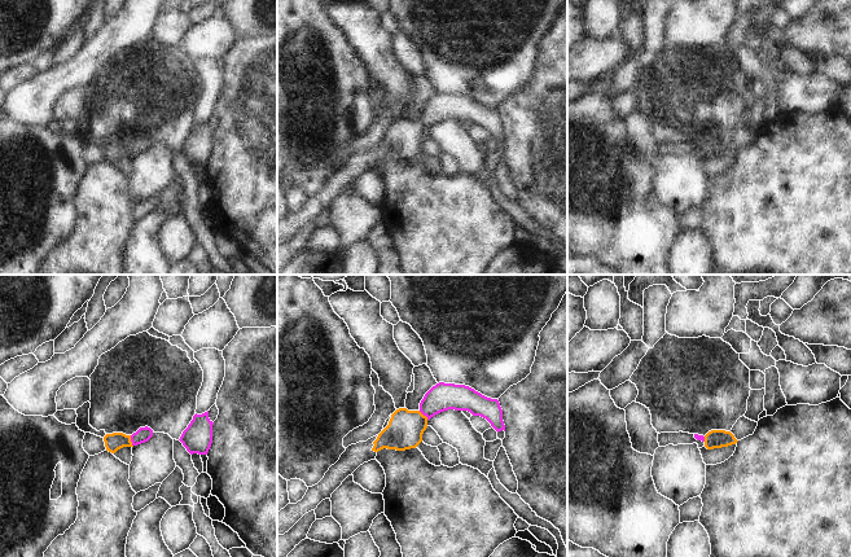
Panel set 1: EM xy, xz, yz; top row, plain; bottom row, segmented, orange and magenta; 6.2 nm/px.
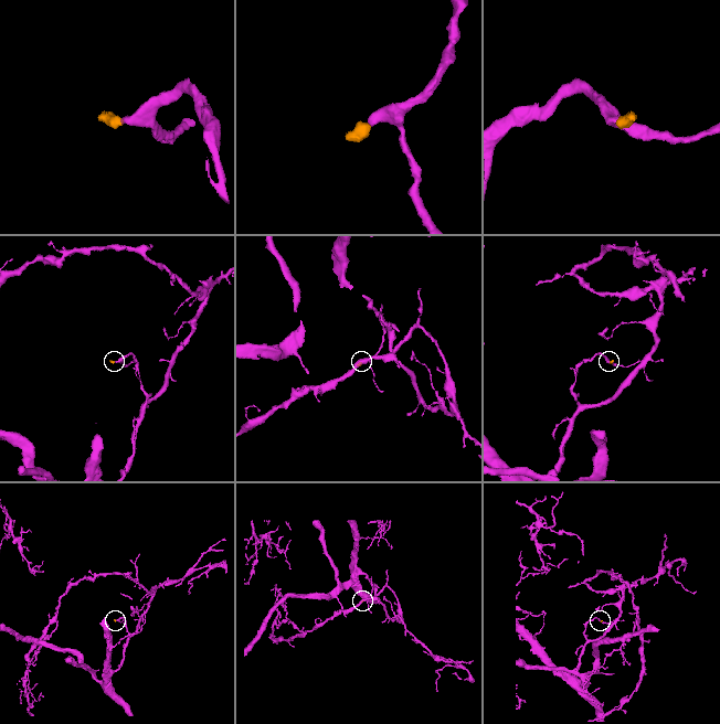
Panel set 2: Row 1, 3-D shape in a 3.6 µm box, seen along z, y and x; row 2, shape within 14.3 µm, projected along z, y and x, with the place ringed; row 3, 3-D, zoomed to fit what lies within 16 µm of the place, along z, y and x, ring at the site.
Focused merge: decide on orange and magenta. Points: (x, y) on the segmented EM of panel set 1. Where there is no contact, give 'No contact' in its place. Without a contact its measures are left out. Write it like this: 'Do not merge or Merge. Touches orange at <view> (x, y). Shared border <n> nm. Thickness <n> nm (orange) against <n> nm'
Merge. Touches orange at xy (130, 441). Shared border 70 nm. Thickness 110 nm (orange) against 90 nm.

